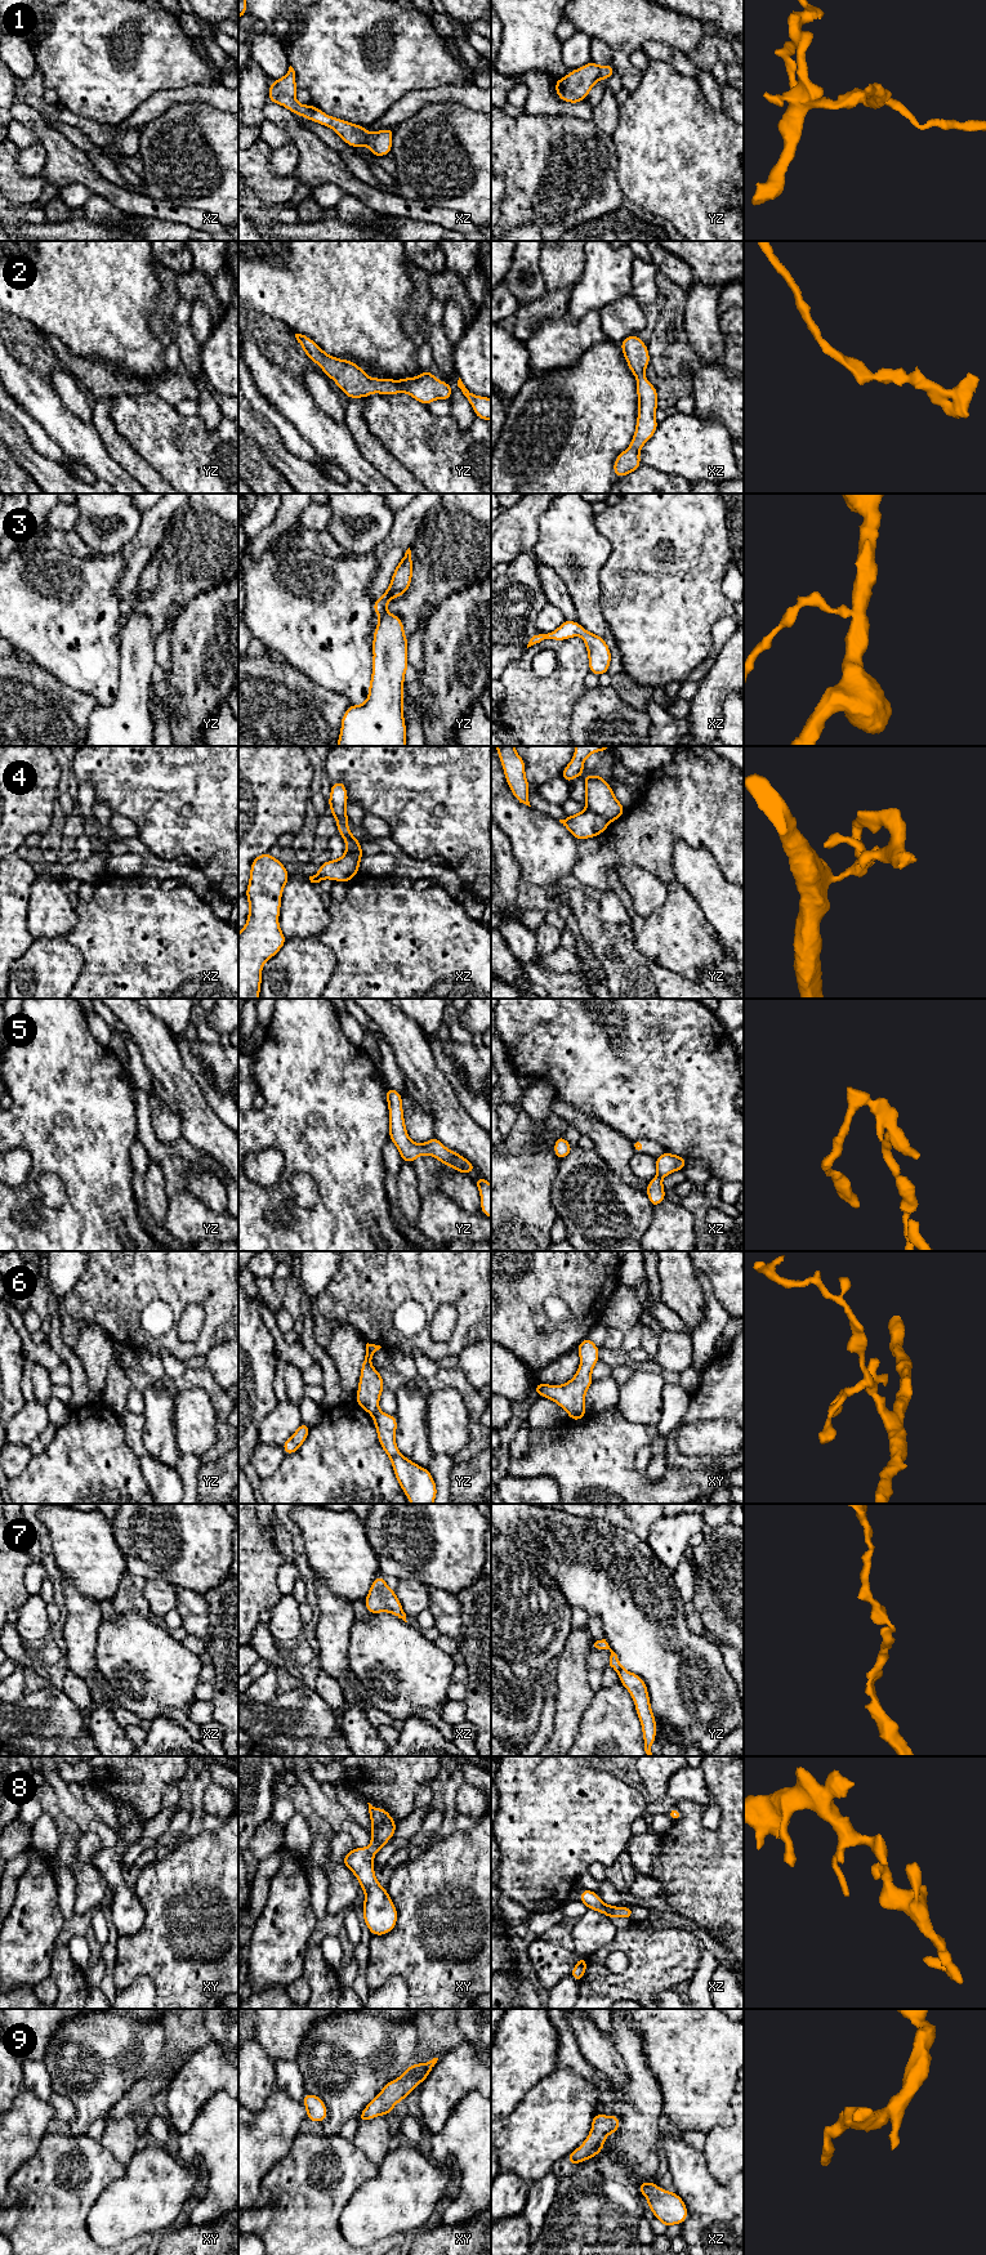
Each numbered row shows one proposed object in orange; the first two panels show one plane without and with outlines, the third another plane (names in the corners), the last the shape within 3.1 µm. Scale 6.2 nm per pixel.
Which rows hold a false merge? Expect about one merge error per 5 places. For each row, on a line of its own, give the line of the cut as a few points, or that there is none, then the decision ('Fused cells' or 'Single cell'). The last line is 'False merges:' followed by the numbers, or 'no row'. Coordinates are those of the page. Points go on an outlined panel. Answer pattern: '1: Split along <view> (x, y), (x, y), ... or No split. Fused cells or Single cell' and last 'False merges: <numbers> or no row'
1: No split. Single cell
2: No split. Single cell
3: No split. Single cell
4: Split along yz (587, 808), (599, 813), (608, 822). Fused cells
5: No split. Single cell
6: Split along yz (378, 1409), (371, 1415). Fused cells
7: No split. Single cell
8: No split. Single cell
9: No split. Single cell
False merges: 4, 6

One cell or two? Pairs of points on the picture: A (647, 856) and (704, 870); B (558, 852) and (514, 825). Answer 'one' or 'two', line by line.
A: two
B: one

